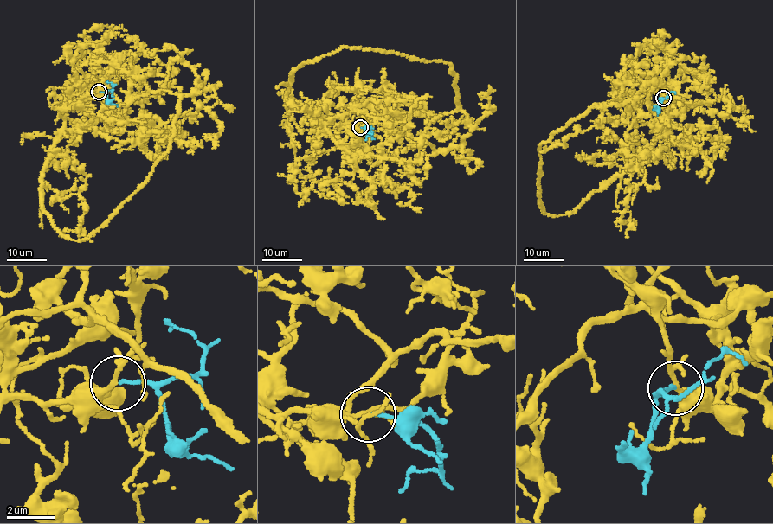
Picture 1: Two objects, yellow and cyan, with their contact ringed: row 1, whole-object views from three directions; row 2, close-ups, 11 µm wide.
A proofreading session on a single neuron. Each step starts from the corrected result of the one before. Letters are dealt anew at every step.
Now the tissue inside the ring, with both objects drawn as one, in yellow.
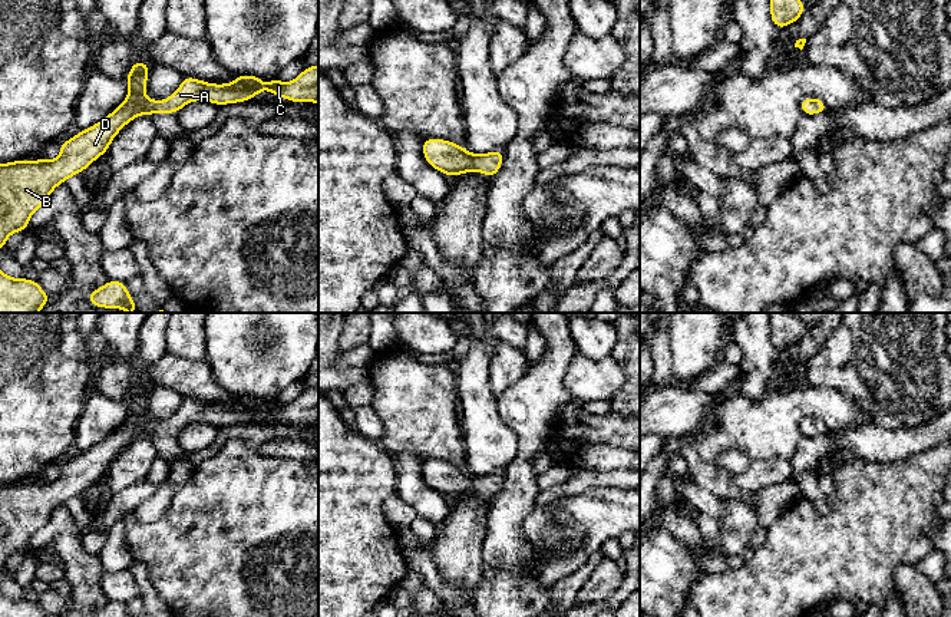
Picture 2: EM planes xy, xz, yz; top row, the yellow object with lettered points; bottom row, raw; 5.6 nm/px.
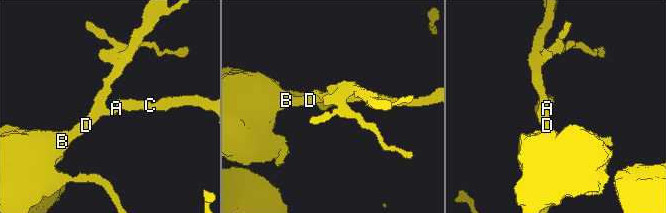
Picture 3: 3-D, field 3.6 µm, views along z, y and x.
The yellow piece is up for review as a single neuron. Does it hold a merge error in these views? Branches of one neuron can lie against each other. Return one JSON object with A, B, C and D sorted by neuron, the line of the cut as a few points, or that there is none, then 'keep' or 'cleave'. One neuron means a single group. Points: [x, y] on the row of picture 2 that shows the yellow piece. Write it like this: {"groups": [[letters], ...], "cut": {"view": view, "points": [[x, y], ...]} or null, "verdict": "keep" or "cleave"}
{"groups": [["A", "B", "C", "D"]], "cut": null, "verdict": "keep"}

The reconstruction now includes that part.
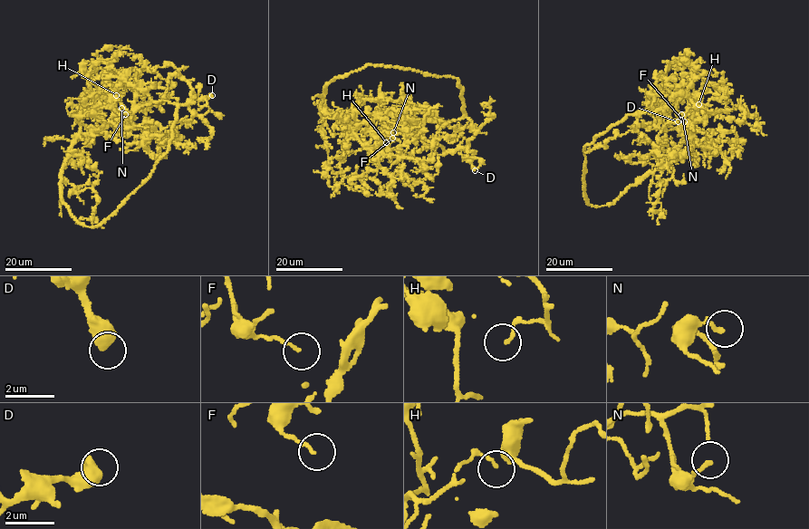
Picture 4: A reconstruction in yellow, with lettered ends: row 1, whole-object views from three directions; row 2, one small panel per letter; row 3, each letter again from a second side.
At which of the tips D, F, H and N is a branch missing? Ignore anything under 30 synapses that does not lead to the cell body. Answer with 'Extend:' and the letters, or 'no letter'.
Extend: D

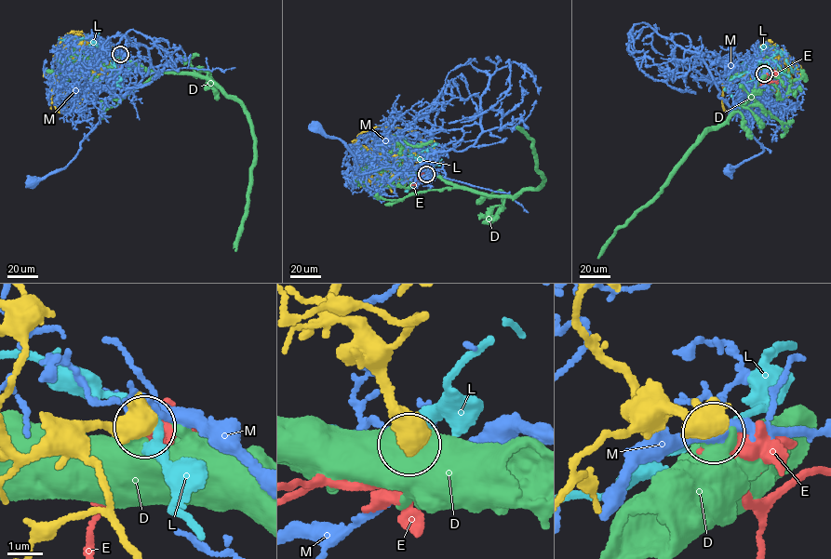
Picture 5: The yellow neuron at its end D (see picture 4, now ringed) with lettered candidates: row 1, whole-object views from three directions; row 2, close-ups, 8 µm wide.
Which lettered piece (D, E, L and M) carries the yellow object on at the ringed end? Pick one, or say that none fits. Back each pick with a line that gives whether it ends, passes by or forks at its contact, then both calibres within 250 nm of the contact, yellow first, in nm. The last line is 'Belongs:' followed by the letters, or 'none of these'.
E: it passes by | 750/480 nm
Belongs: E

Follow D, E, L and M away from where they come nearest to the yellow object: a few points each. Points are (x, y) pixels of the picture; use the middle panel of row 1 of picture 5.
D: (426, 174), (488, 194), (513, 197), (523, 191), (536, 190), (543, 179), (535, 166), (532, 141), (517, 126)
E: (426, 174), (420, 176), (411, 185)
L: (427, 174), (420, 173), (417, 167), (435, 144), (427, 149), (429, 154)
M: (426, 174), (434, 172), (421, 166), (404, 171), (389, 166), (359, 174), (347, 146), (315, 124)

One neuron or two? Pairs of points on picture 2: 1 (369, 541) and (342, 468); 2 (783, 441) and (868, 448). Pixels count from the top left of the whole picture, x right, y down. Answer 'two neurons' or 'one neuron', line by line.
1: one neuron
2: two neurons

